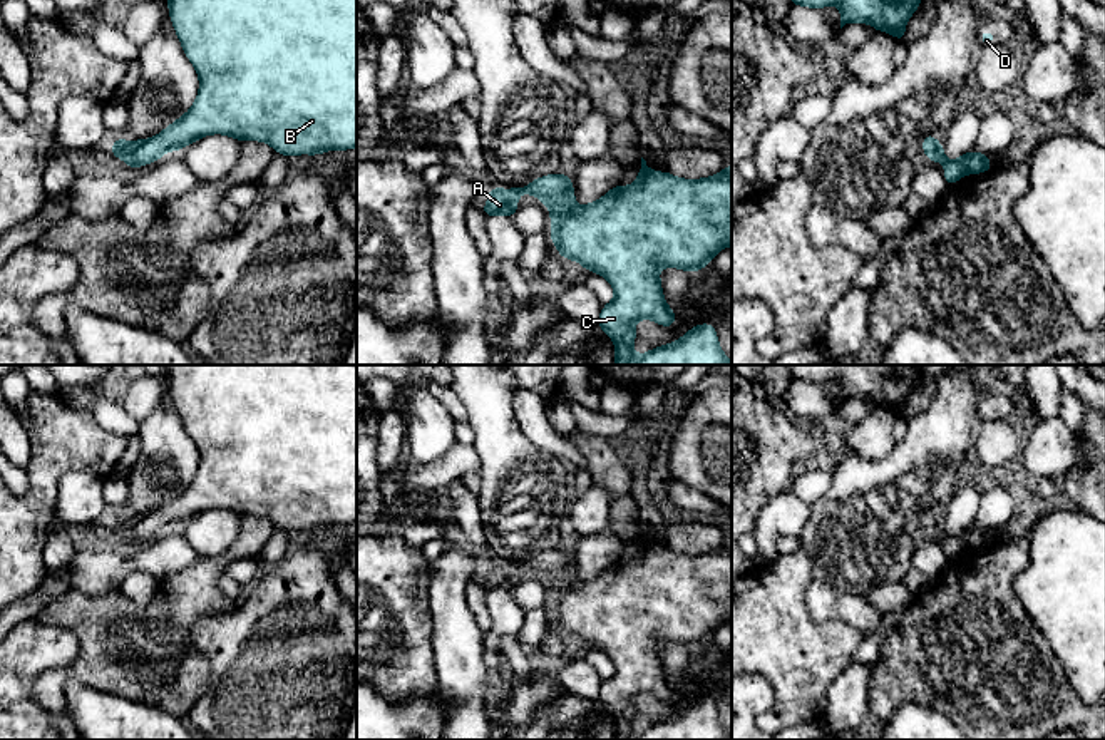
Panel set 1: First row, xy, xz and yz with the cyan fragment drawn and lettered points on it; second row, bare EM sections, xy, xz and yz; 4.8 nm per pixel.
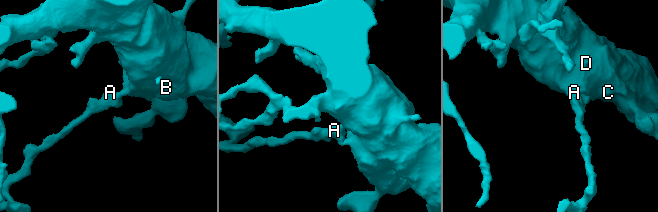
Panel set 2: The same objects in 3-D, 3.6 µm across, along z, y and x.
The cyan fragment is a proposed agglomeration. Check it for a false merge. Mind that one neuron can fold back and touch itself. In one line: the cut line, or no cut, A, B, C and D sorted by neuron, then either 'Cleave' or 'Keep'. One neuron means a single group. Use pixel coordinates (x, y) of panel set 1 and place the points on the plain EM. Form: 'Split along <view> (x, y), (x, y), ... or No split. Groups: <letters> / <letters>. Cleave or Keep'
No split. Groups: A B C D. Keep

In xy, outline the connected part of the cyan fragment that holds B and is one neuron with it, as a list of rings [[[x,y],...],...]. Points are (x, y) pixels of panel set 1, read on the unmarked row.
[[[167,365],[169,393],[186,432],[199,452],[199,467],[193,482],[156,512],[127,517],[114,514],[110,531],[121,532],[127,542],[142,542],[159,536],[169,526],[181,526],[209,509],[226,509],[238,516],[263,516],[276,527],[290,532],[298,529],[323,529],[357,522],[357,365]]]

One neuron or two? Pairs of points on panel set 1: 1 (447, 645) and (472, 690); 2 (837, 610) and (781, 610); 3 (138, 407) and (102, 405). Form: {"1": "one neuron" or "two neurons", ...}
{"1": "one neuron", "2": "two neurons", "3": "two neurons"}

